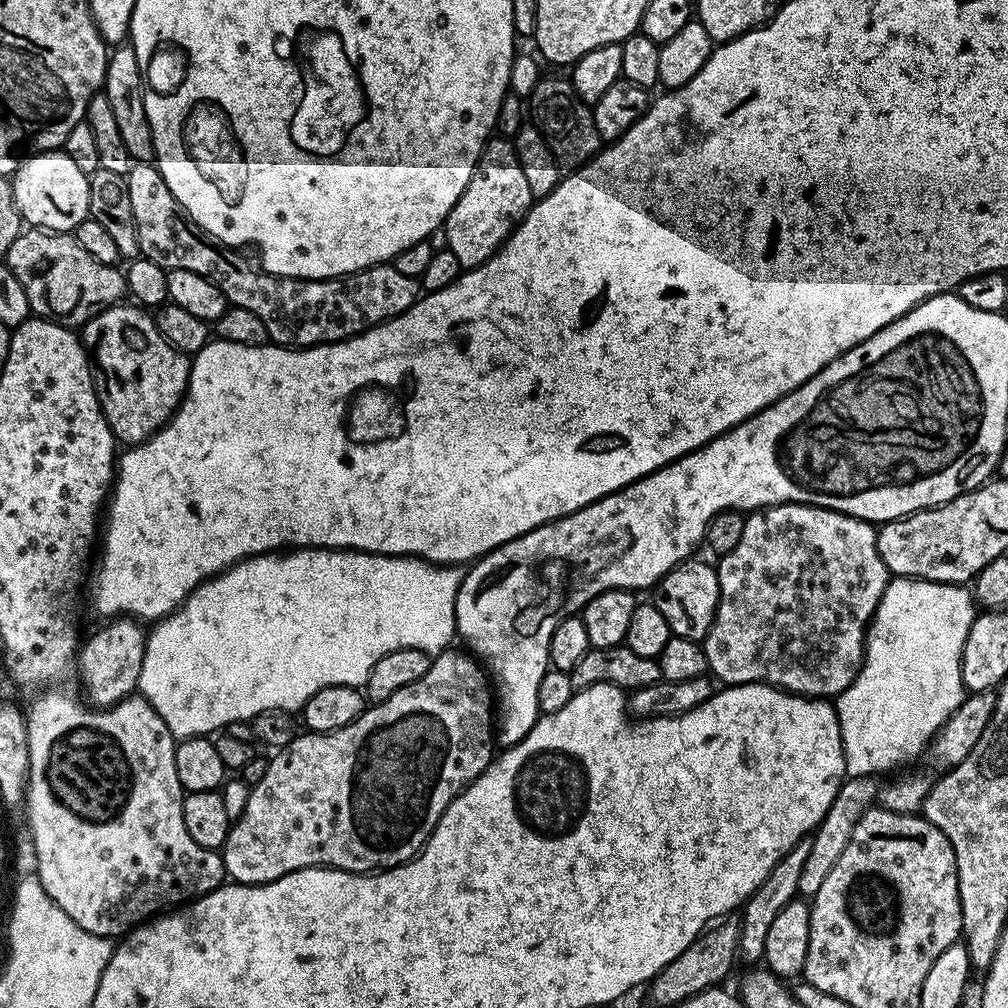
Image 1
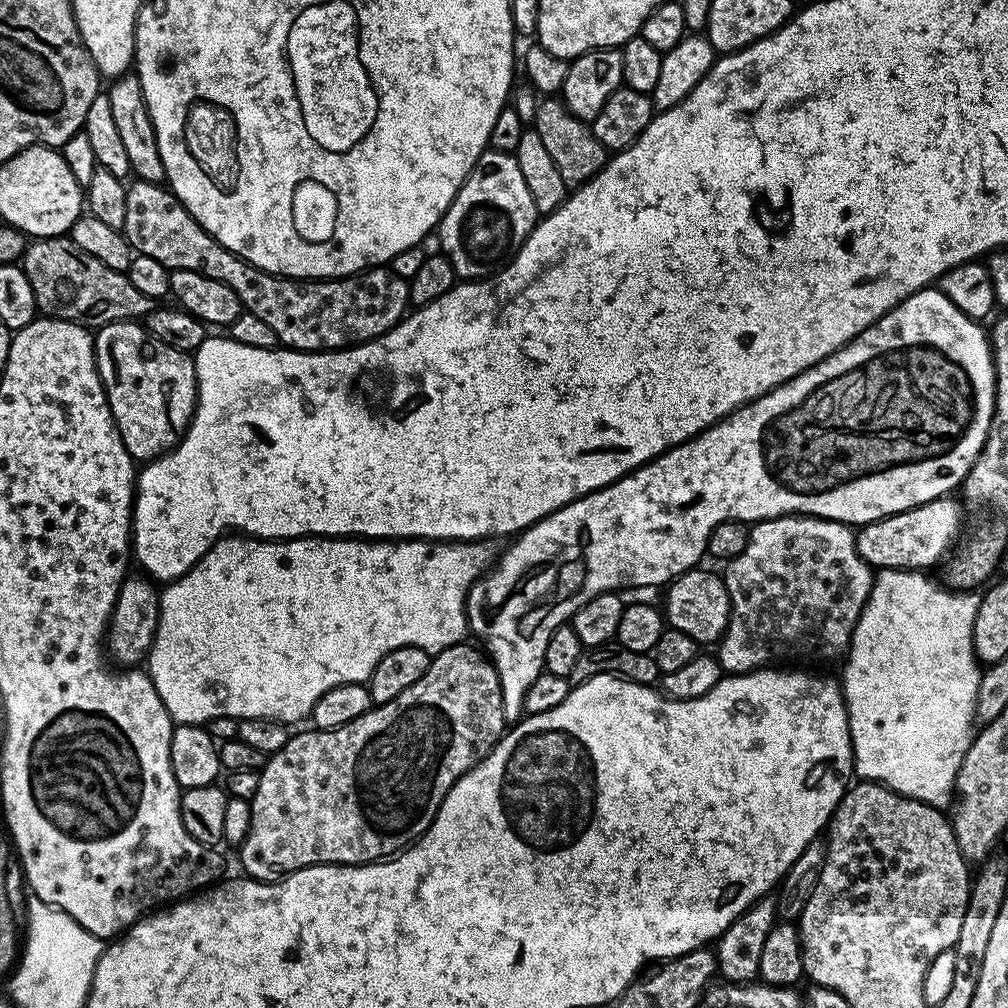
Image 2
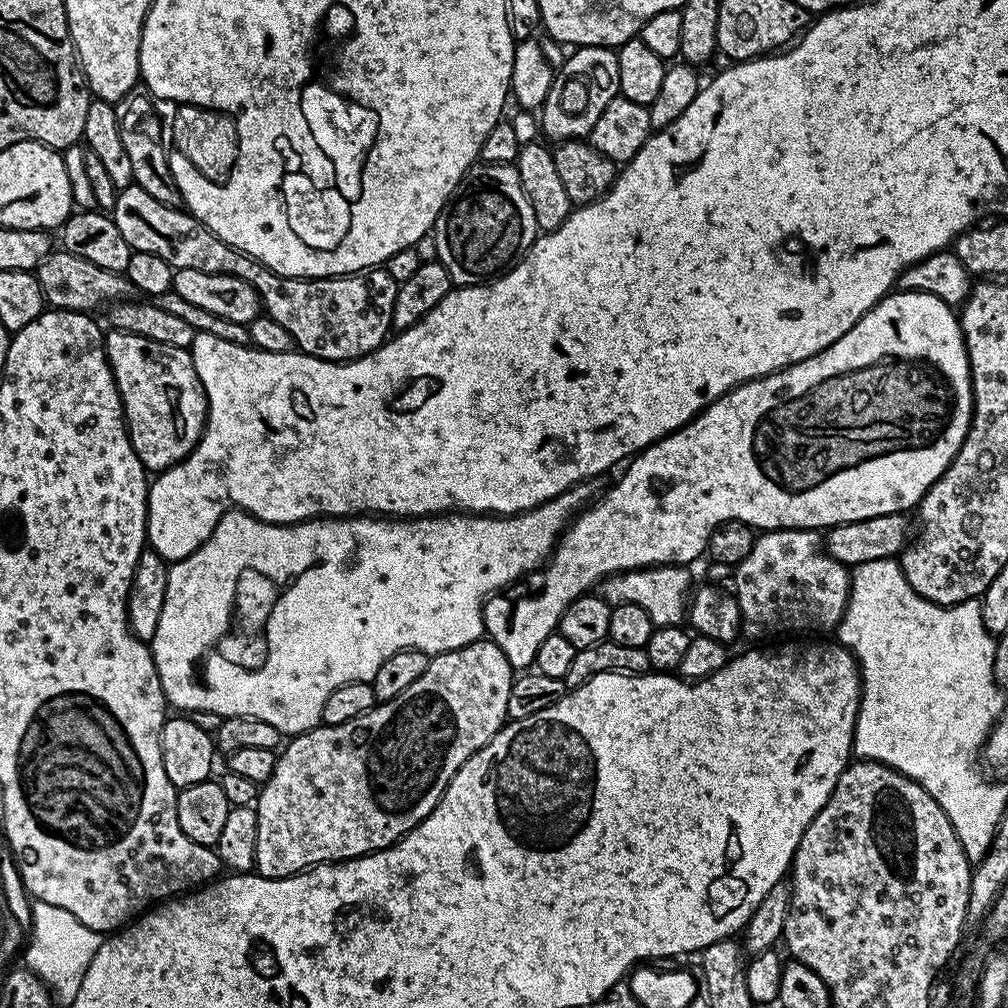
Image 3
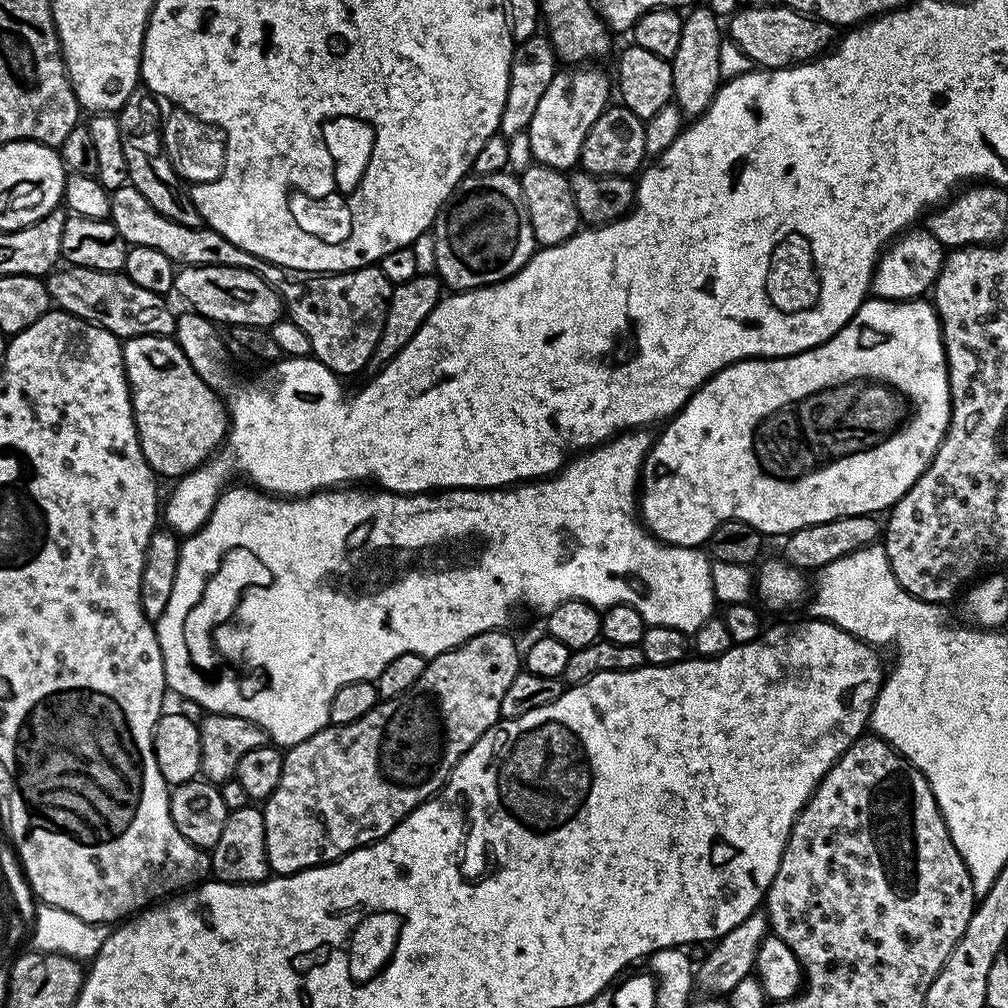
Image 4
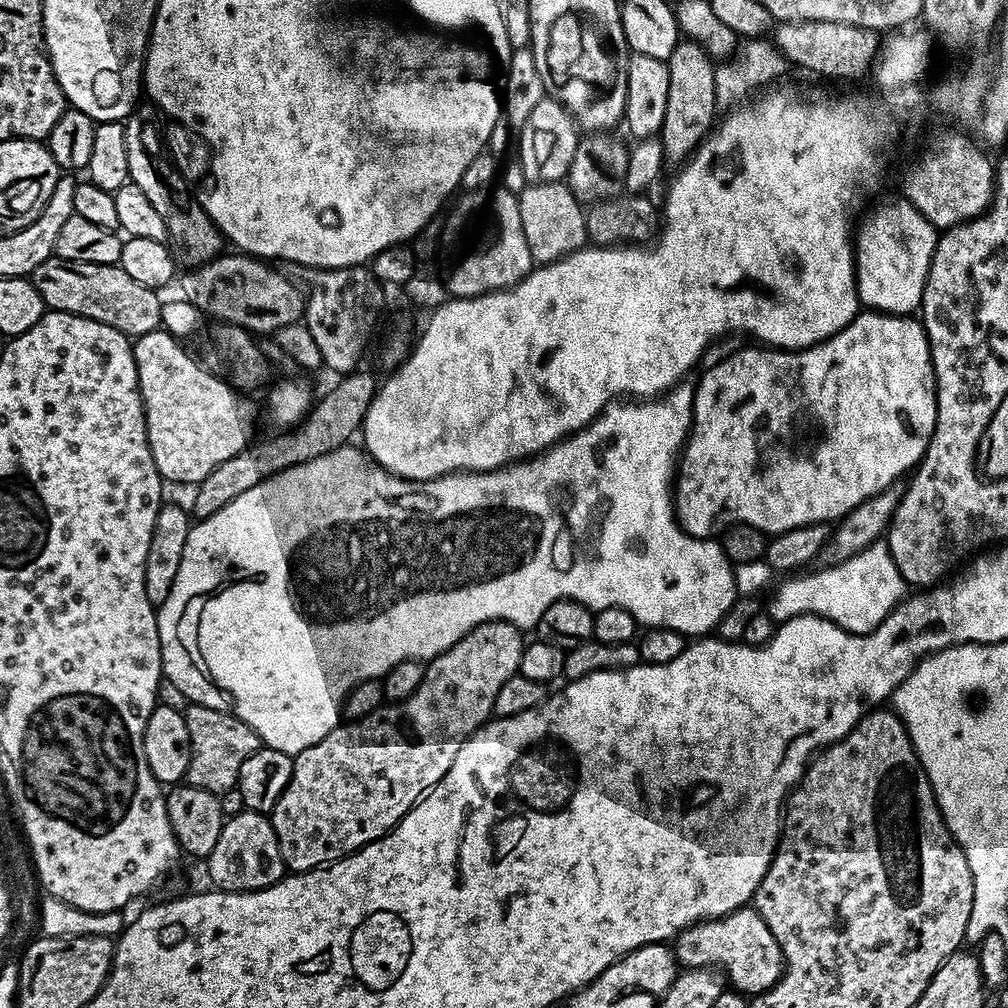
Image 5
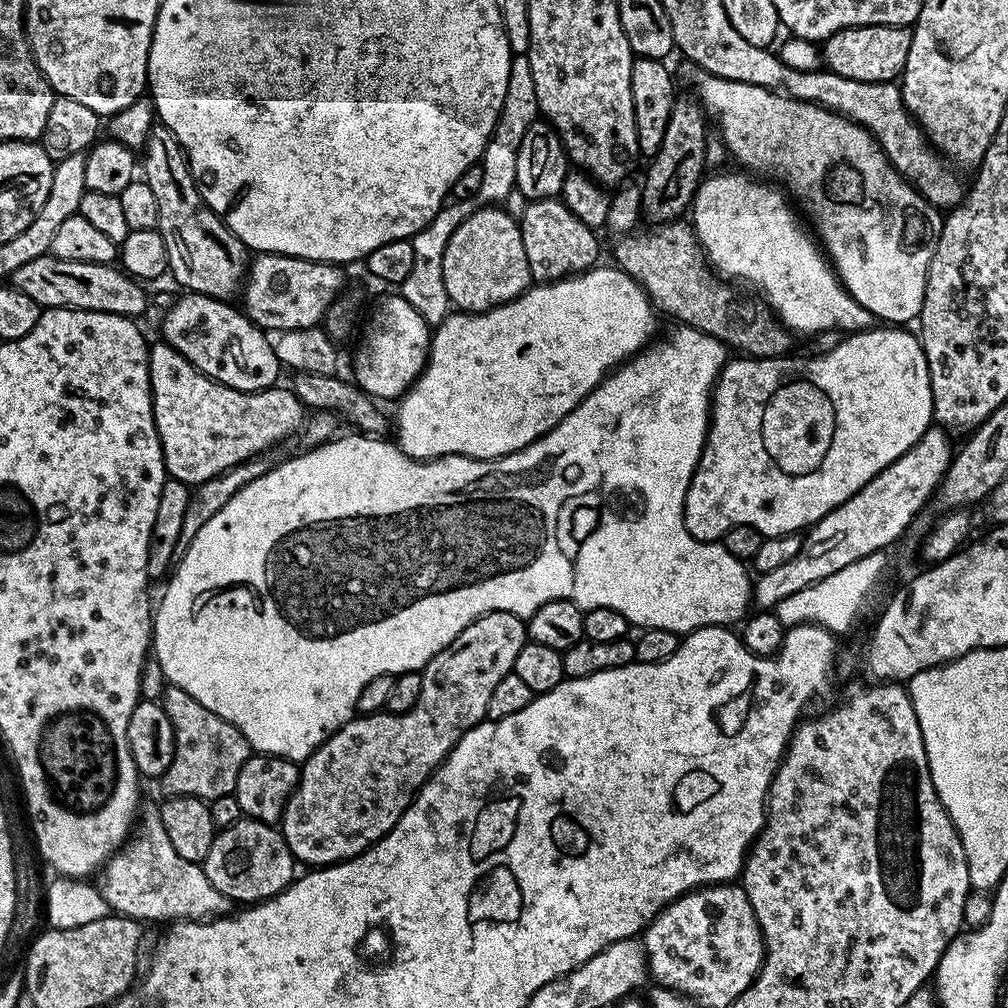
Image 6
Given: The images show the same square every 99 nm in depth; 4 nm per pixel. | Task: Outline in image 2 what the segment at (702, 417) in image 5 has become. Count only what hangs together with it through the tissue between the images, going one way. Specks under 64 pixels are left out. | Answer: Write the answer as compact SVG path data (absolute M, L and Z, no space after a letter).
M929 286L927 288L921 288L920 291L914 293L914 295L906 297L901 304L891 308L882 318L878 318L869 328L858 333L849 344L844 345L844 347L837 350L834 354L830 354L826 359L819 360L814 367L807 368L802 374L790 378L786 383L780 384L774 390L767 392L766 395L759 396L758 399L751 400L748 404L743 404L738 410L731 412L729 416L724 416L720 419L717 424L711 424L705 432L699 432L693 440L687 440L684 444L674 446L670 451L662 453L661 456L655 456L650 463L643 464L640 468L635 468L633 472L629 472L628 475L621 478L621 480L616 480L612 484L608 484L606 487L598 489L597 492L586 494L580 500L575 500L566 506L562 506L557 512L552 512L546 518L542 518L538 523L525 528L523 532L519 533L519 535L511 541L513 544L510 545L501 556L499 553L498 559L491 565L491 567L489 567L486 575L472 583L472 589L468 592L468 626L471 635L473 637L476 635L477 638L481 640L479 643L482 645L483 651L487 653L491 659L492 665L496 668L496 673L500 679L500 689L502 690L505 721L515 722L525 715L524 695L526 694L526 690L530 690L530 682L534 682L534 678L538 678L540 673L544 671L546 646L550 642L550 634L554 634L554 630L558 630L562 625L569 623L572 615L574 615L579 608L586 606L586 602L590 602L590 598L594 598L603 592L615 592L617 590L625 590L624 588L652 588L655 584L661 584L661 586L671 584L672 581L675 580L677 576L682 575L683 572L688 572L692 568L697 567L697 565L703 561L700 559L705 559L708 551L708 539L714 530L714 526L718 526L727 520L755 522L758 520L777 520L780 516L795 516L797 514L802 516L820 516L823 520L837 520L838 522L842 522L849 526L863 526L870 522L874 522L875 520L880 520L884 516L893 516L899 512L905 512L911 508L922 506L931 500L938 500L947 497L949 494L955 493L952 491L954 491L955 488L957 491L957 489L963 485L966 474L970 474L970 466L974 466L974 462L978 458L978 454L982 450L982 446L990 434L990 422L992 421L992 415L996 413L996 371L994 370L994 362L992 361L992 346L989 337L986 335L985 329L983 332L980 328L983 327L981 327L977 321L971 320L966 314L962 314L962 310L958 310L958 306L954 306L954 302L950 302L950 298L946 298L946 294L942 294L939 287Z

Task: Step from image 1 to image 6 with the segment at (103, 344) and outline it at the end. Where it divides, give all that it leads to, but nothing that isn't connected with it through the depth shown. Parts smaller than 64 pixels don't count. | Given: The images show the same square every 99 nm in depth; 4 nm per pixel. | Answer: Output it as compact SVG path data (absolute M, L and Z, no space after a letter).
M163 342L153 343L148 349L148 369L152 387L152 413L164 455L164 471L173 480L195 486L226 470L238 466L255 456L267 453L267 448L283 442L287 436L295 437L305 419L306 409L292 392L291 387L273 386L260 392L243 392L219 384L204 376L178 350Z

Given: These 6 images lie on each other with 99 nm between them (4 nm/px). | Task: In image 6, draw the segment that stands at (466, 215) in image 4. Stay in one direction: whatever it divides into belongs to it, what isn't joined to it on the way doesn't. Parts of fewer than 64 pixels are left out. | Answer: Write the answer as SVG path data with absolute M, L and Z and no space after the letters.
M477 207L470 218L466 218L466 222L462 222L462 226L450 234L450 242L446 242L446 254L442 258L442 282L446 282L446 294L453 309L462 312L489 312L492 308L518 299L533 283L530 262L526 262L526 250L522 246L519 223L510 218L503 207Z

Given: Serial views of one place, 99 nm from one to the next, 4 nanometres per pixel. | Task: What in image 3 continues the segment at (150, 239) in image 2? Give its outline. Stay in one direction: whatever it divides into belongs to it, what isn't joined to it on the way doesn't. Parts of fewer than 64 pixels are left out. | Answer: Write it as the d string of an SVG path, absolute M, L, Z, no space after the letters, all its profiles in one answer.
M134 182L130 187L117 191L116 201L110 210L110 215L112 221L118 226L118 231L122 233L122 238L126 238L133 252L158 254L158 258L163 258L174 270L177 268L202 270L202 274L226 274L234 278L242 278L242 282L250 282L250 286L254 286L254 290L260 295L263 315L274 318L274 322L279 322L289 332L293 345L308 356L341 362L357 360L370 354L389 339L394 314L394 298L398 285L394 278L390 278L387 267L365 268L362 272L350 272L346 276L315 278L280 276L277 272L270 271L265 264L258 262L254 257L239 252L225 240L215 236L191 212L183 207L171 208L158 202L158 198L146 194L146 190L142 190Z

